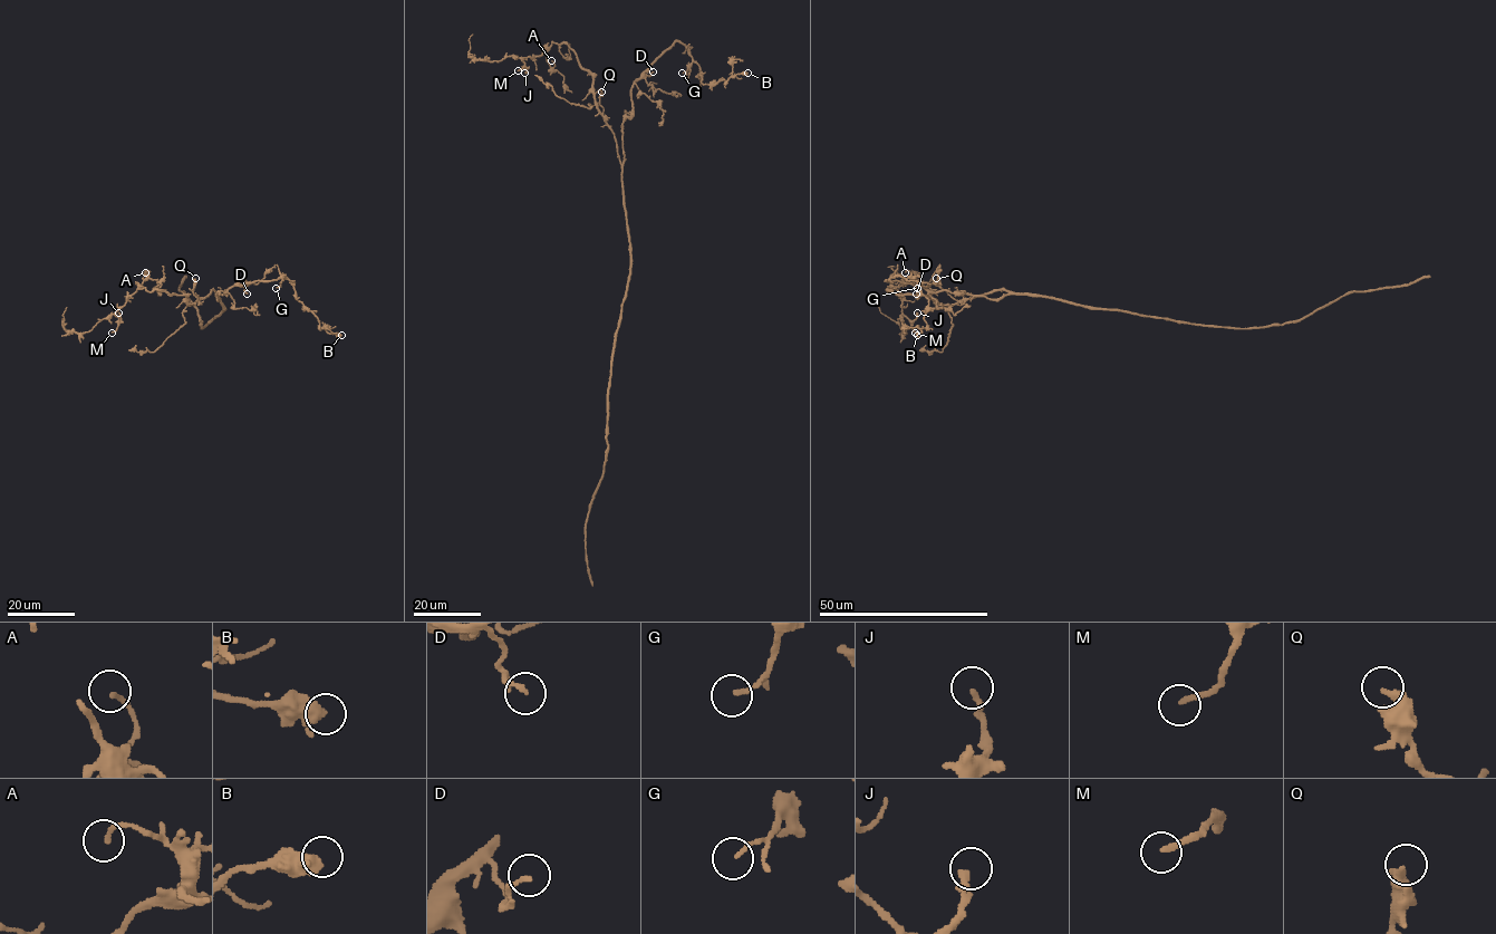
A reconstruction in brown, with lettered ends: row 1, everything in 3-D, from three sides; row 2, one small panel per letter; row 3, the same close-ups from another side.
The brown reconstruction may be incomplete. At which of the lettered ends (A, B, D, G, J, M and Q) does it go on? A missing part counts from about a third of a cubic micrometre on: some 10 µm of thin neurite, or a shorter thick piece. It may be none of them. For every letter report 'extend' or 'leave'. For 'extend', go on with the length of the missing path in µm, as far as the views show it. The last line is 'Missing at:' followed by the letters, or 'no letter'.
A: leave
B: extend | 10 µm
D: leave
G: leave
J: leave
M: leave
Q: leave
Missing at: B

